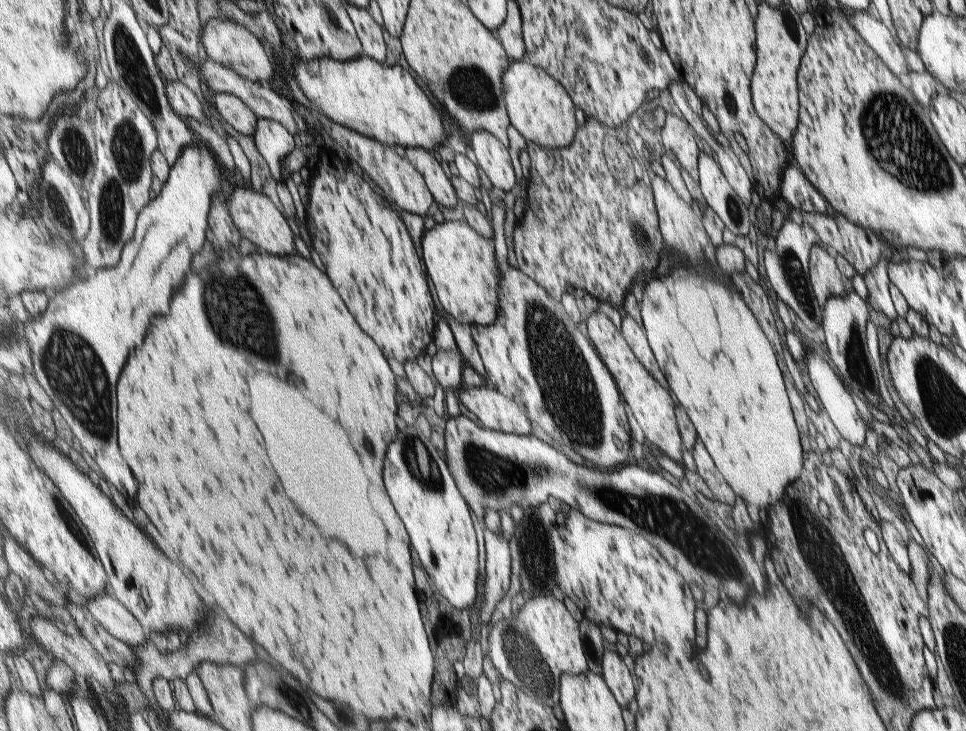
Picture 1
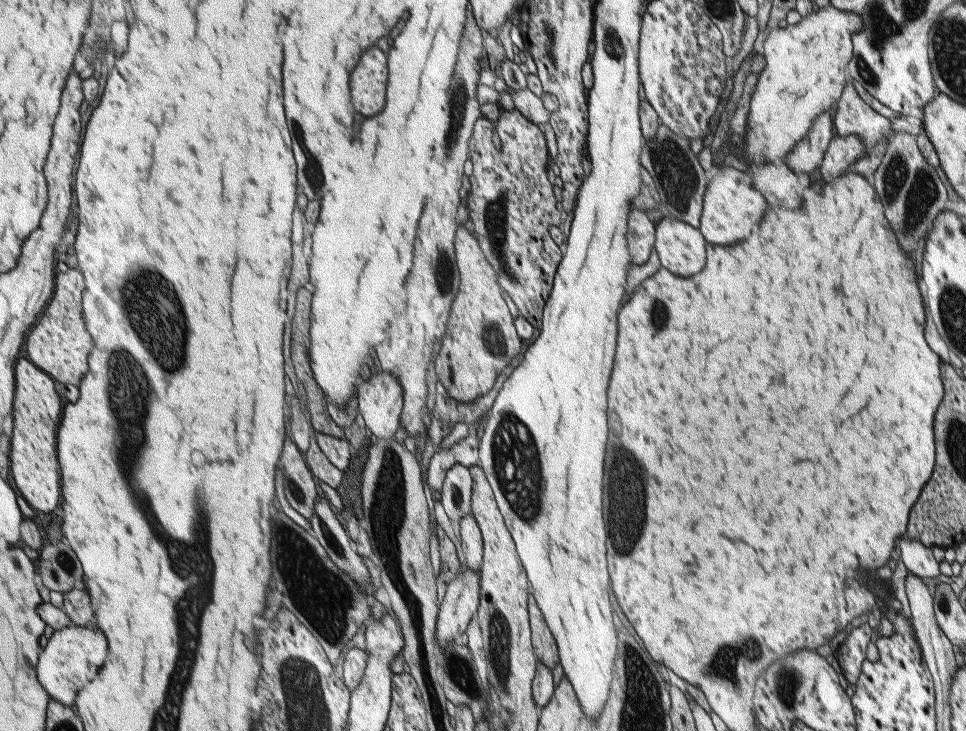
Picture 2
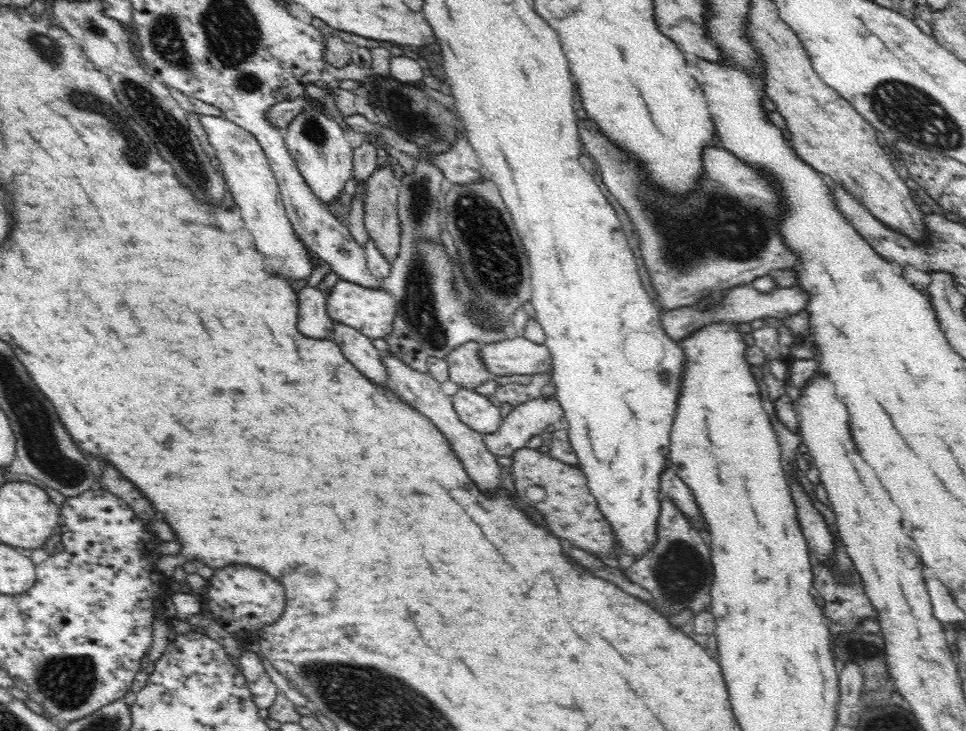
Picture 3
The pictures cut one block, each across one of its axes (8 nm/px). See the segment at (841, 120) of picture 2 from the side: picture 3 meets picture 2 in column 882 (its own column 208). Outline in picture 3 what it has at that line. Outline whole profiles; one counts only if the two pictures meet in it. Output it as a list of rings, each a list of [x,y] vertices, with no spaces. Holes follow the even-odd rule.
[[[201,114],[199,116],[210,144],[216,150],[220,161],[219,169],[236,202],[236,210],[246,224],[248,232],[254,236],[258,250],[267,258],[270,265],[274,265],[275,270],[288,274],[288,281],[293,285],[308,282],[308,276],[315,270],[314,263],[310,261],[310,255],[308,255],[310,248],[300,238],[288,219],[286,207],[280,195],[280,185],[270,169],[264,149],[251,132],[234,124],[226,117]]]

